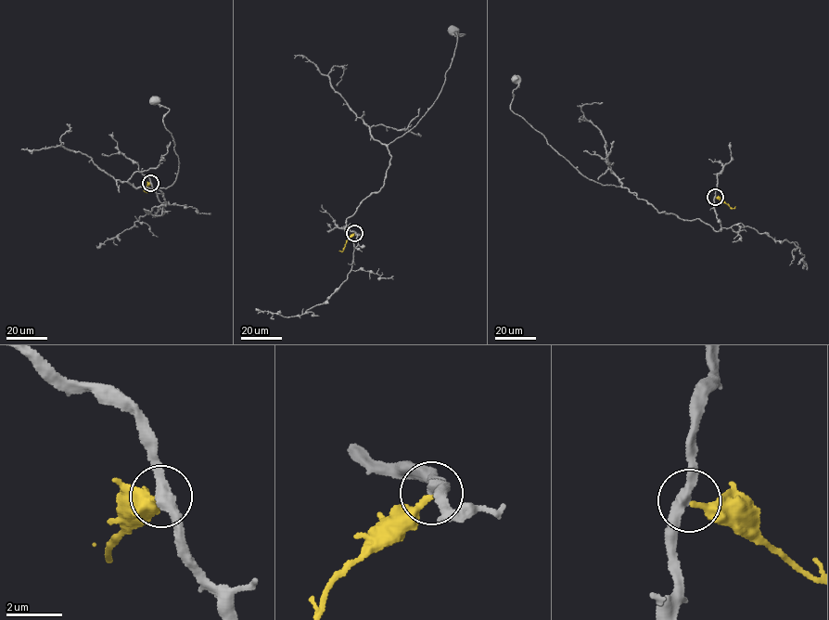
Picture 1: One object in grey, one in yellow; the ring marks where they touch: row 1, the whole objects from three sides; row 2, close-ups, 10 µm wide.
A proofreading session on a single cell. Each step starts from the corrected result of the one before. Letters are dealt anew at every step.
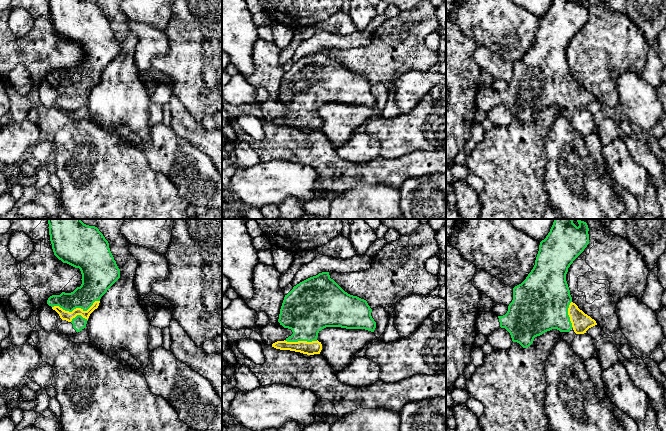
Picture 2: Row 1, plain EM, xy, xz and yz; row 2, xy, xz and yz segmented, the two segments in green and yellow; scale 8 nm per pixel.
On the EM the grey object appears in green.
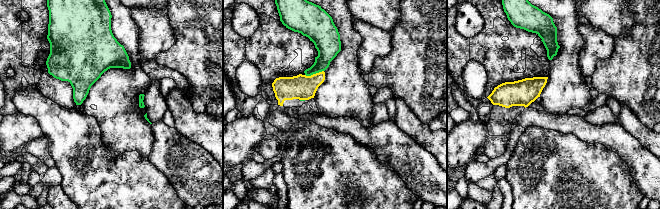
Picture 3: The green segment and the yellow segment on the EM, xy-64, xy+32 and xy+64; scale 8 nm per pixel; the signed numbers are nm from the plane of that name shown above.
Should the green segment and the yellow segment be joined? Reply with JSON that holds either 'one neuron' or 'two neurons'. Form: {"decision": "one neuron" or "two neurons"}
{"decision": "one neuron"}

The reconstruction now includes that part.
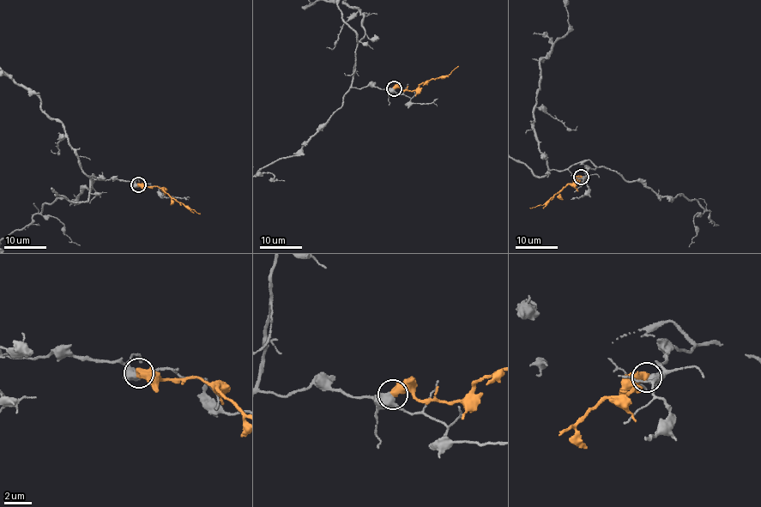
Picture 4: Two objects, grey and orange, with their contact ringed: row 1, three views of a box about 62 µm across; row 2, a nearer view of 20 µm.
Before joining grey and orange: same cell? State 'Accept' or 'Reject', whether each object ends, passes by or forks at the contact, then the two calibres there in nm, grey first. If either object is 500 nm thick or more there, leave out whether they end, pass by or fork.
Reject. Thickness 550 nm (grey) against 600 nm

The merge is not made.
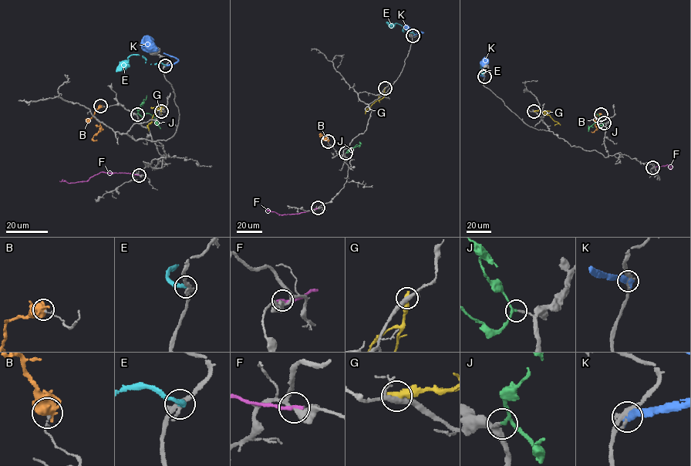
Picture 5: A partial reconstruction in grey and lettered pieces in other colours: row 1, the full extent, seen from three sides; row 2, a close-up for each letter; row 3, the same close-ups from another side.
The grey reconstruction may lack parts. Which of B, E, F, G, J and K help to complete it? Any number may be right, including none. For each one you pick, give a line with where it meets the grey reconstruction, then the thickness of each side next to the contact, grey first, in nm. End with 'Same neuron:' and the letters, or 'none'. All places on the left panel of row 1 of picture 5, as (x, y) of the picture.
J: contact (137, 114); calibres 200 and 130 nm
Same neuron: J

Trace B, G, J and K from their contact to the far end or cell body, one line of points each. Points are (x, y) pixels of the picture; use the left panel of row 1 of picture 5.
B: (100, 106), (93, 116), (100, 126), (92, 139), (97, 140)
G: (161, 111), (157, 108), (147, 125), (149, 131)
J: (137, 113), (141, 118), (144, 113), (149, 113), (160, 129)
K: (165, 65), (174, 64), (177, 59), (141, 40)

